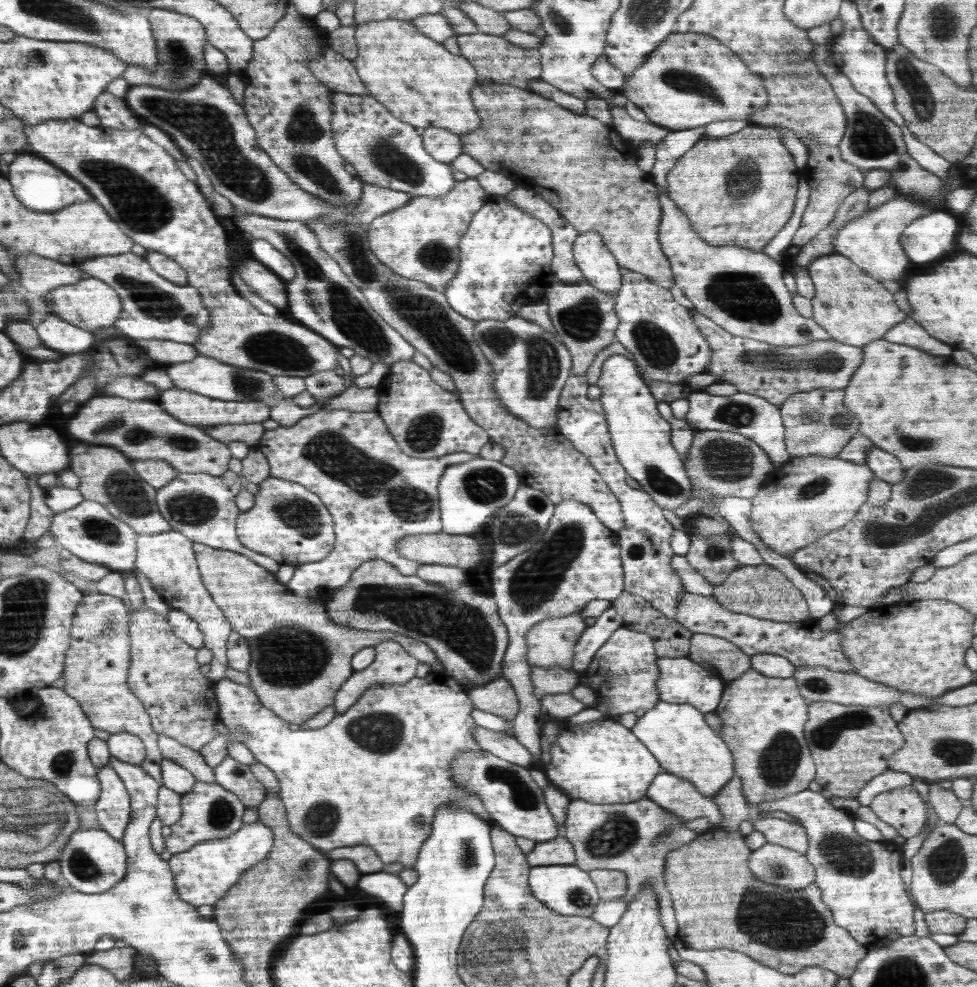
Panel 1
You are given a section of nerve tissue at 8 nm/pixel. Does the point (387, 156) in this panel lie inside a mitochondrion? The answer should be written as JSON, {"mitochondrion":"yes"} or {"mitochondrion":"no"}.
{"mitochondrion":"yes"}

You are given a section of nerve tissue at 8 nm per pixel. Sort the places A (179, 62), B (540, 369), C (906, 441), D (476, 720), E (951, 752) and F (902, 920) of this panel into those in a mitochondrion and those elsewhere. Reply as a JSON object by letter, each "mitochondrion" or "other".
{"A":"mitochondrion","B":"mitochondrion","C":"mitochondrion","D":"other","E":"mitochondrion","F":"other"}

